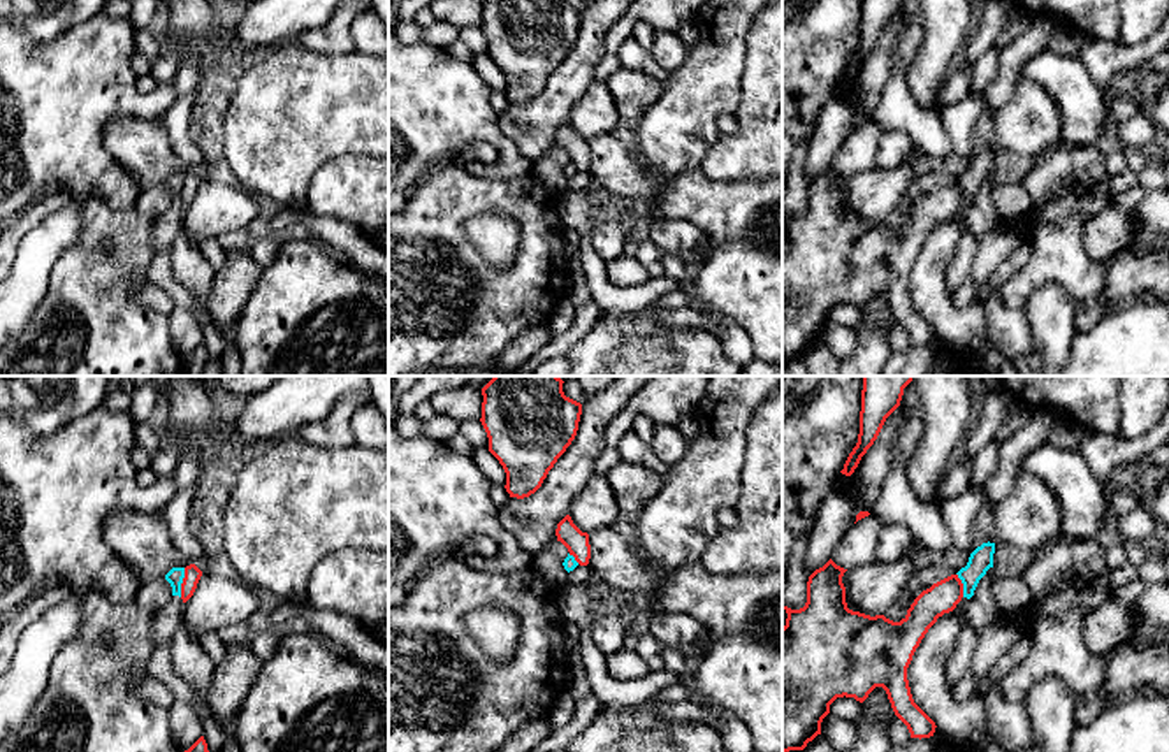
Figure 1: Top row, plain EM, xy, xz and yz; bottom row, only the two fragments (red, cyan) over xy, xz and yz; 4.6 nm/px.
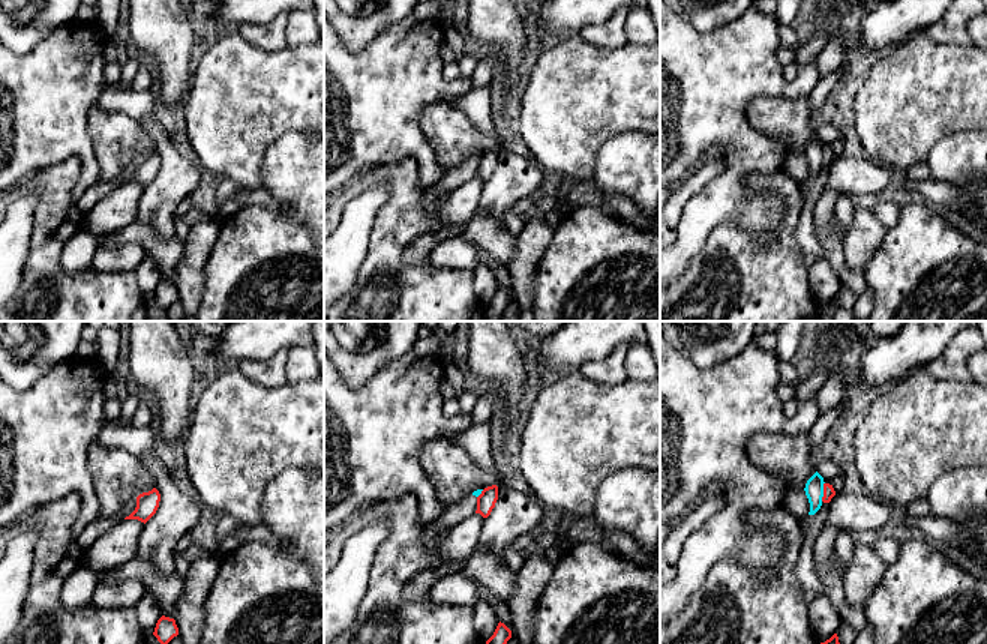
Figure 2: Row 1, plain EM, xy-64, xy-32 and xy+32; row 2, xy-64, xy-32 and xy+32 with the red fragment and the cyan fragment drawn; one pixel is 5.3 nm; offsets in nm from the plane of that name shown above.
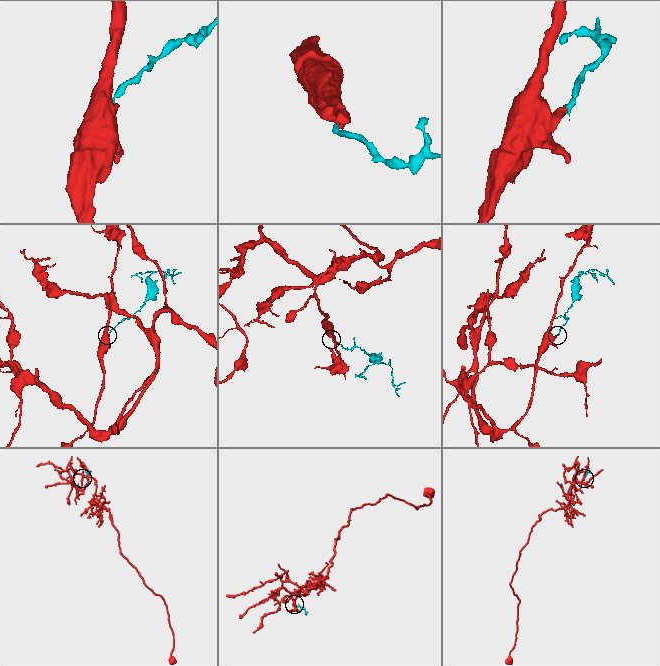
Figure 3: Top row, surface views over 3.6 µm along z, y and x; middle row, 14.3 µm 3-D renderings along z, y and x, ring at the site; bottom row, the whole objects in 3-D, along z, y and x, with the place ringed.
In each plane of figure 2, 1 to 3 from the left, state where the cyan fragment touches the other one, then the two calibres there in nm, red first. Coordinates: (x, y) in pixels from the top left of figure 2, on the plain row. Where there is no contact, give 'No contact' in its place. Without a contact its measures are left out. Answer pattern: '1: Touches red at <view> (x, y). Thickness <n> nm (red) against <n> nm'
1: No contact
2: Touches red at xy-32 (480, 158). Thickness 100 nm (red) against 40 nm
3: Touches red at xy+32 (824, 155). Thickness 60 nm (red) against 100 nm

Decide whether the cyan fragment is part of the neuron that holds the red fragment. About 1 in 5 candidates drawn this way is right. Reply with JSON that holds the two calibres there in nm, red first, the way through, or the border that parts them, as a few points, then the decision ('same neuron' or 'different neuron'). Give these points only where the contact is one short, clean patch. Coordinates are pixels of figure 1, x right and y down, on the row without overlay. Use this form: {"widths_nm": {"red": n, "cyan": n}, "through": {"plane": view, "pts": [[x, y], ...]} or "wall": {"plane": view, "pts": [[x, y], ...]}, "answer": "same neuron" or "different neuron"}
{"widths_nm": {"red": 80, "cyan": 80}, "wall": {"plane": "xy", "pts": [[185, 174], [180, 202]]}, "answer": "different neuron"}

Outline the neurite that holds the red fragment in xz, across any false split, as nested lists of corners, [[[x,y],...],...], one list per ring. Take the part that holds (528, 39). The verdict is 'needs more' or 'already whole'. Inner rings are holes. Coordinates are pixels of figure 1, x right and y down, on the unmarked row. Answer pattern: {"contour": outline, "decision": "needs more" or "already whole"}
{"contour": [[[482,0],[482,32],[489,44],[489,58],[506,79],[510,104],[534,100],[557,65],[577,42],[582,11],[564,0]]], "decision": "already whole"}

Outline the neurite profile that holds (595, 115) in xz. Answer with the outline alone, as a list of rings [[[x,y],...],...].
[[[594,81],[575,104],[570,123],[582,139],[612,135],[621,125],[619,109],[605,83]]]

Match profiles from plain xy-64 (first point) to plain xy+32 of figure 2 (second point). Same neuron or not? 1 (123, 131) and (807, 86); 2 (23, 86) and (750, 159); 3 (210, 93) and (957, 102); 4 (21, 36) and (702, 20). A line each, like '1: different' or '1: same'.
1: different
2: same
3: same
4: same

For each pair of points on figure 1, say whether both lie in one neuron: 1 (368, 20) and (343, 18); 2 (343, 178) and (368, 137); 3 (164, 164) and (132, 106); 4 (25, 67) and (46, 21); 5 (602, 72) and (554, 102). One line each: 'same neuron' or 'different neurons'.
1: different neurons
2: different neurons
3: different neurons
4: different neurons
5: different neurons

